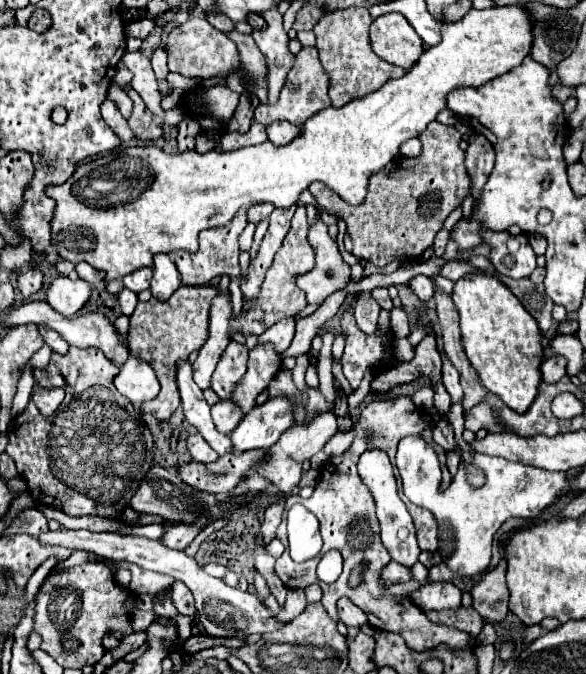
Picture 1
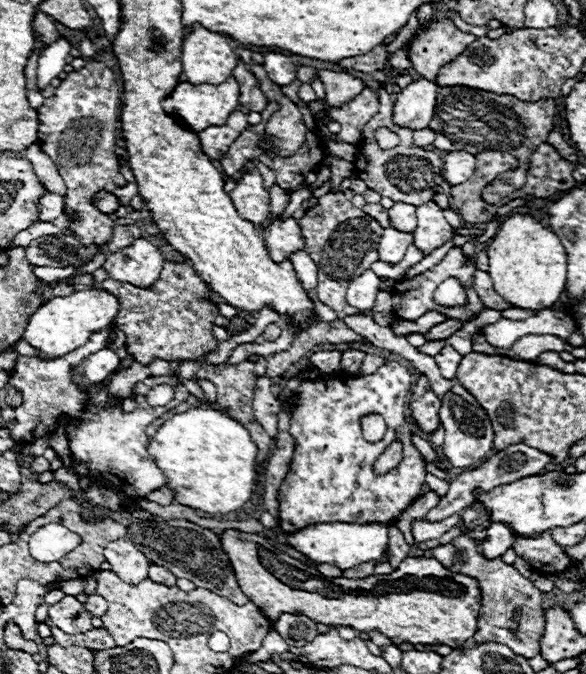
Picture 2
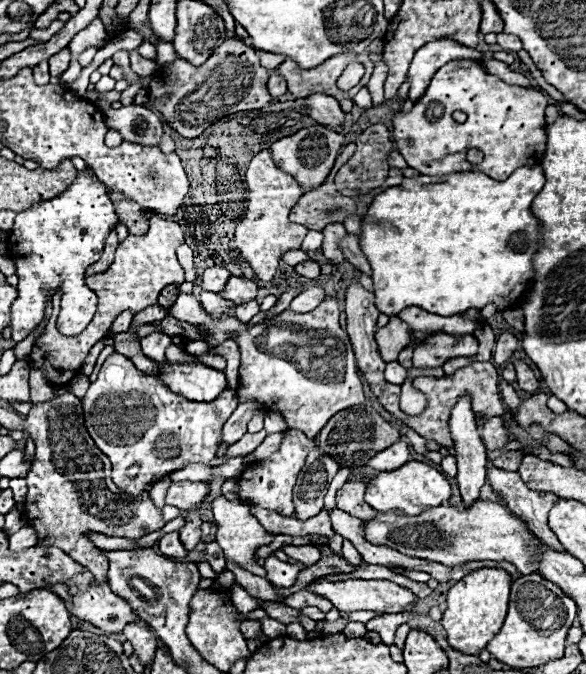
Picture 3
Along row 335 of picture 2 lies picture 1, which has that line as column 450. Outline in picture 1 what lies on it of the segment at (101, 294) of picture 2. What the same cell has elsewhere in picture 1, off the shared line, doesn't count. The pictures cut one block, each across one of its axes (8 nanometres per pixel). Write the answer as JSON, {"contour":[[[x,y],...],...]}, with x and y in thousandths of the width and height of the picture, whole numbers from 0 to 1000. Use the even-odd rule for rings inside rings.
{"contour":[[[887,6],[846,9],[833,15],[805,12],[785,33],[754,36],[751,50],[751,65],[724,74],[713,95],[700,101],[696,110],[662,119],[648,134],[608,145],[584,160],[553,160],[549,166],[522,178],[505,208],[481,220],[468,217],[464,211],[447,211],[399,226],[358,223],[352,228],[338,228],[334,223],[324,223],[311,228],[280,228],[266,217],[232,217],[215,220],[201,228],[181,228],[143,240],[130,249],[119,267],[96,276],[85,273],[85,279],[78,279],[78,291],[96,300],[85,329],[89,365],[106,386],[116,386],[123,392],[150,389],[157,398],[177,404],[177,415],[184,418],[195,412],[208,412],[235,398],[259,395],[259,380],[266,374],[334,374],[334,350],[352,338],[392,332],[410,309],[427,309],[451,300],[461,300],[471,309],[495,309],[509,300],[512,288],[532,270],[556,273],[594,303],[618,303],[618,297],[625,294],[631,261],[638,255],[648,255],[666,237],[683,231],[686,211],[713,205],[727,193],[727,187],[744,178],[744,172],[761,160],[765,136],[799,128],[823,128],[833,119],[863,110],[894,89],[908,68],[904,27]],[[235,267],[249,267],[246,282],[239,285],[232,285]]]}

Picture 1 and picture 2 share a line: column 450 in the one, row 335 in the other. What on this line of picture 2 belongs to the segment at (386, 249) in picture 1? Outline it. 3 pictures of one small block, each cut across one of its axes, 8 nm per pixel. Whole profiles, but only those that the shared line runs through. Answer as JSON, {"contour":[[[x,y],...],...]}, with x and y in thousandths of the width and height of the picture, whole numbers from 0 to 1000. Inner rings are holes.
{"contour":[[[283,389],[273,412],[256,427],[232,427],[218,418],[201,418],[191,412],[171,418],[167,424],[195,436],[205,448],[198,487],[215,496],[218,525],[225,525],[229,534],[242,540],[256,540],[259,531],[317,537],[369,516],[372,504],[358,496],[358,490],[365,484],[362,472],[372,466],[372,457],[352,448],[348,439],[362,430],[334,409],[324,392]]]}

